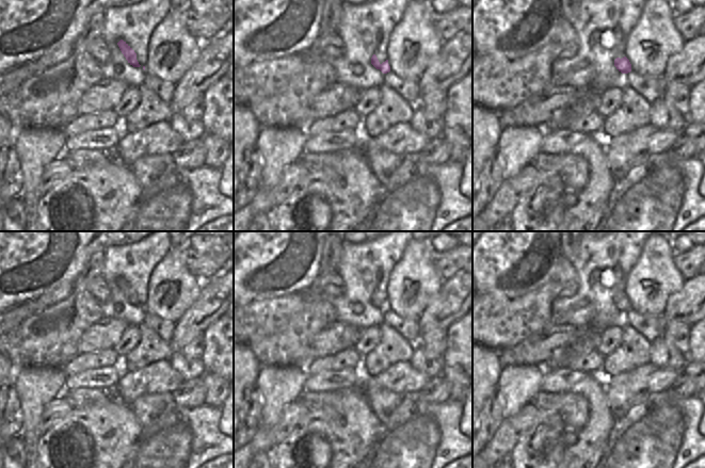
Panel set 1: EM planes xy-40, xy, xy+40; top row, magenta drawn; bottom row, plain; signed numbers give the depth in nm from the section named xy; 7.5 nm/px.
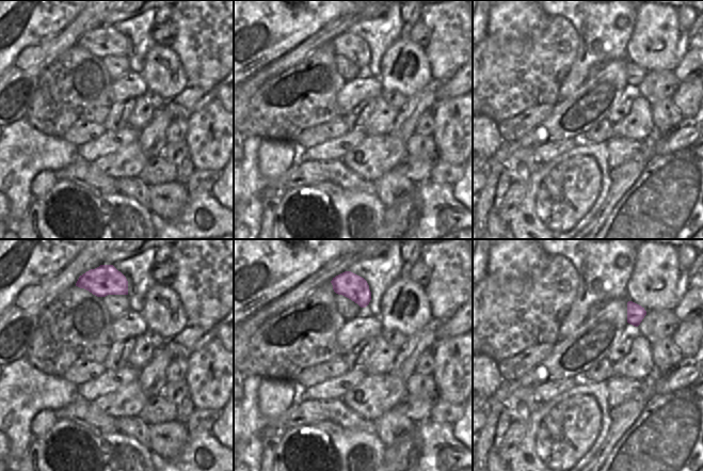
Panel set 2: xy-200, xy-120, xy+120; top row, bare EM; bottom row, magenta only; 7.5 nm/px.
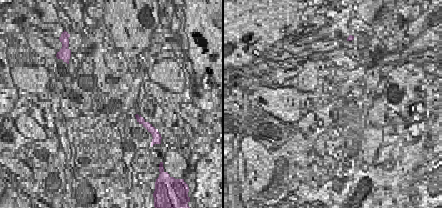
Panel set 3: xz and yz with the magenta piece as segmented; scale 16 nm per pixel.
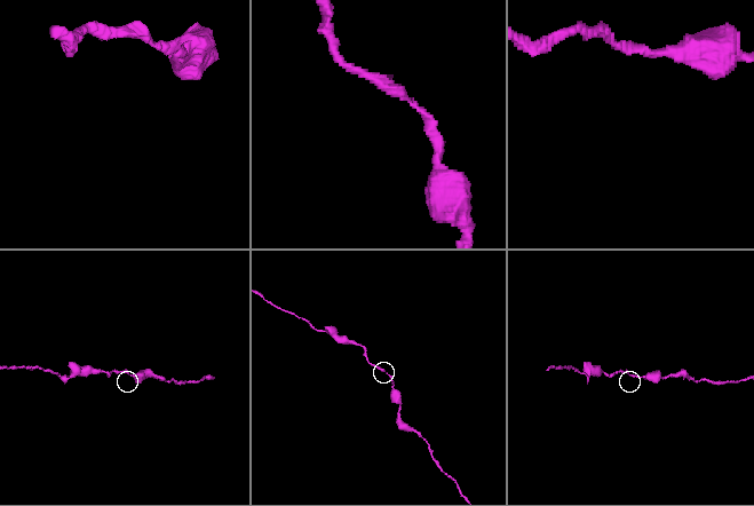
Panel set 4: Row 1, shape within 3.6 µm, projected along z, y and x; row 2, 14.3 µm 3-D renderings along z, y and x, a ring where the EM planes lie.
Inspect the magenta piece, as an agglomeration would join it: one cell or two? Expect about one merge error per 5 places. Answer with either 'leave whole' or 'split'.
leave whole

